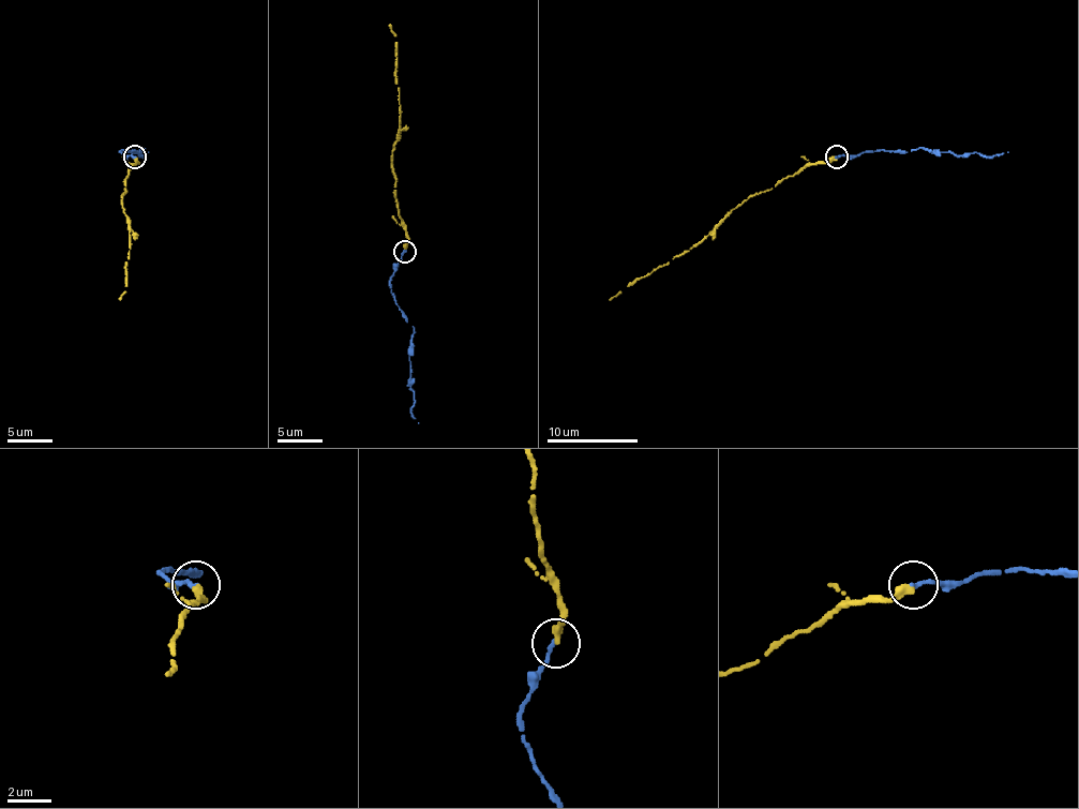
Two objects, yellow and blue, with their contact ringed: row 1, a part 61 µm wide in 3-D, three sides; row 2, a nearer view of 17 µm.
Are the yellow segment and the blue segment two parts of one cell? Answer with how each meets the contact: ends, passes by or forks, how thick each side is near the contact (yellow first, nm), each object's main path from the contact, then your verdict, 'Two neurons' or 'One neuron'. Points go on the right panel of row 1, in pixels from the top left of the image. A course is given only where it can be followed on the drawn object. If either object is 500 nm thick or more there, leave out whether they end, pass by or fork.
At the ring yellow ends. At the ring blue ends. Thickness 400 nm (yellow) against 220 nm. Course of yellow: (837, 158), (807, 164), (776, 186), (750, 196), (691, 248), (610, 298). Course of blue: (837, 158), (878, 150), (908, 152), (928, 148), (942, 152), (980, 152), (987, 158), (1007, 152). Two neurons

